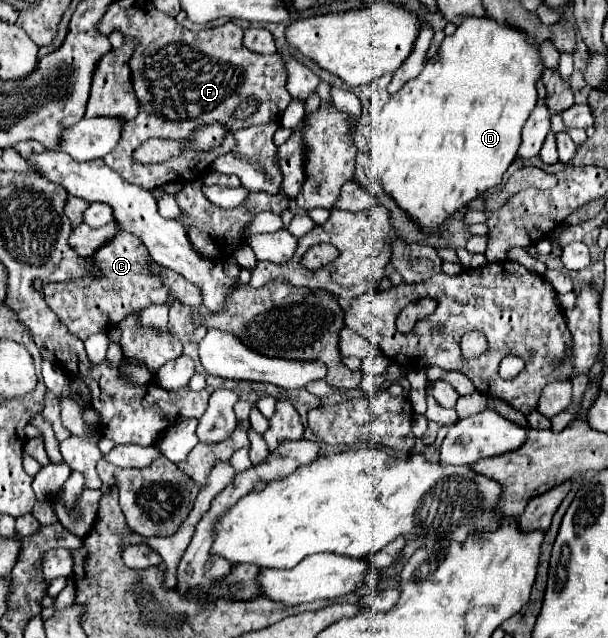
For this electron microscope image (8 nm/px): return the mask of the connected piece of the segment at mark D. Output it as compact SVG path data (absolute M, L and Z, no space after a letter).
M490 17L462 21L452 35L444 37L422 73L390 95L390 101L380 113L382 129L374 143L376 153L370 155L370 169L404 211L424 229L436 229L450 213L500 185L504 171L518 153L522 127L538 103L536 83L542 71L540 47L530 43L530 35L524 35L518 27L496 23Z

